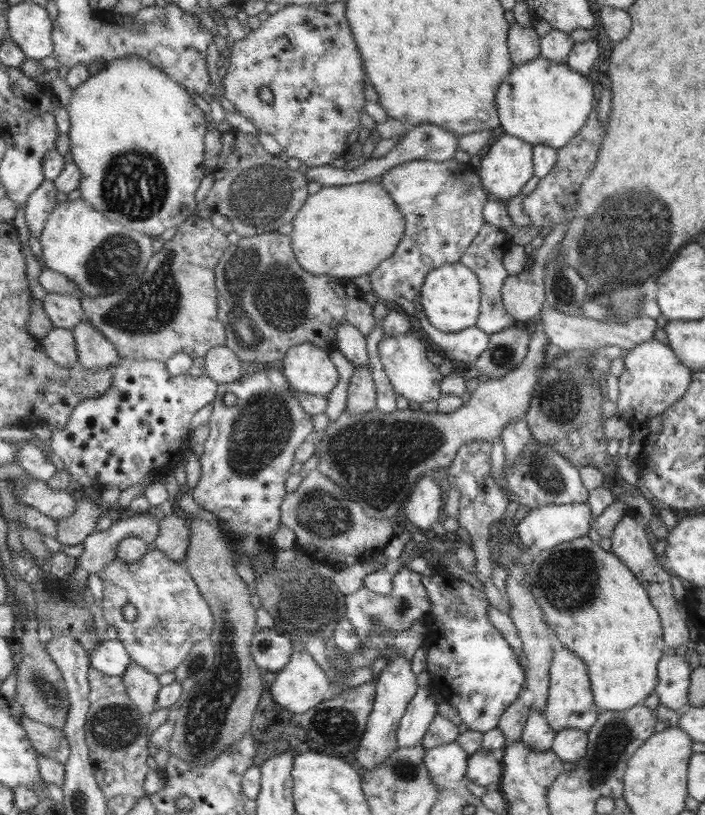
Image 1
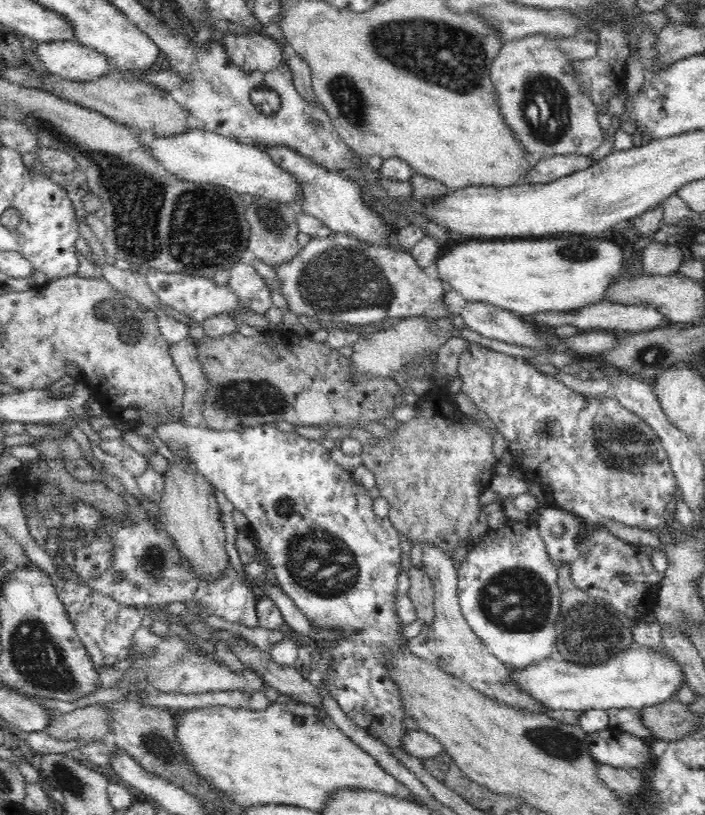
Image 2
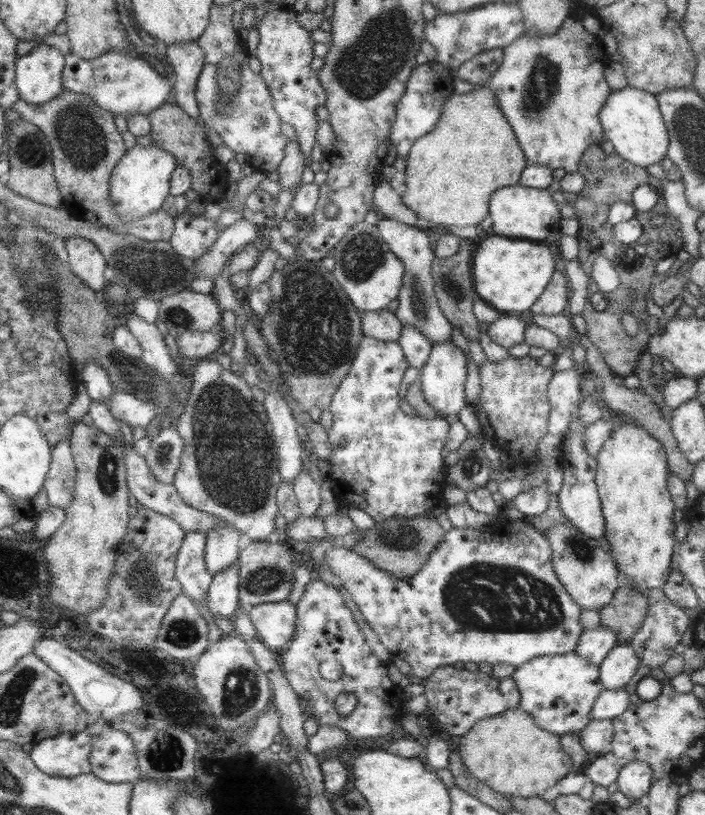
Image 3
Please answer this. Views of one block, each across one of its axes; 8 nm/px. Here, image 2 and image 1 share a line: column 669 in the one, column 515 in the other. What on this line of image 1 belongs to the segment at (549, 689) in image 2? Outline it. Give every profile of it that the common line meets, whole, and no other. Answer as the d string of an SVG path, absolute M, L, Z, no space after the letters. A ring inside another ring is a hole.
M440 566L432 576L422 575L422 583L431 601L430 611L423 619L427 629L423 645L428 650L427 672L432 676L432 687L446 703L458 709L459 717L469 730L489 732L497 728L502 713L518 698L526 684L525 670L517 655L500 632L489 622L488 601L484 592L473 588L466 581L456 578Z

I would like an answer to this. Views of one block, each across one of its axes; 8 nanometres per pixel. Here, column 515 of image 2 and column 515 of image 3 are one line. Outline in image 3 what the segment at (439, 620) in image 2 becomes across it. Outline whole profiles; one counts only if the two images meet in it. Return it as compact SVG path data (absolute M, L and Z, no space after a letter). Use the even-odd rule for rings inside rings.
M440 666L424 681L424 696L427 699L427 715L433 733L438 727L445 728L447 734L462 737L480 719L498 715L519 706L520 691L513 676L496 679L480 671L469 672L463 666Z

